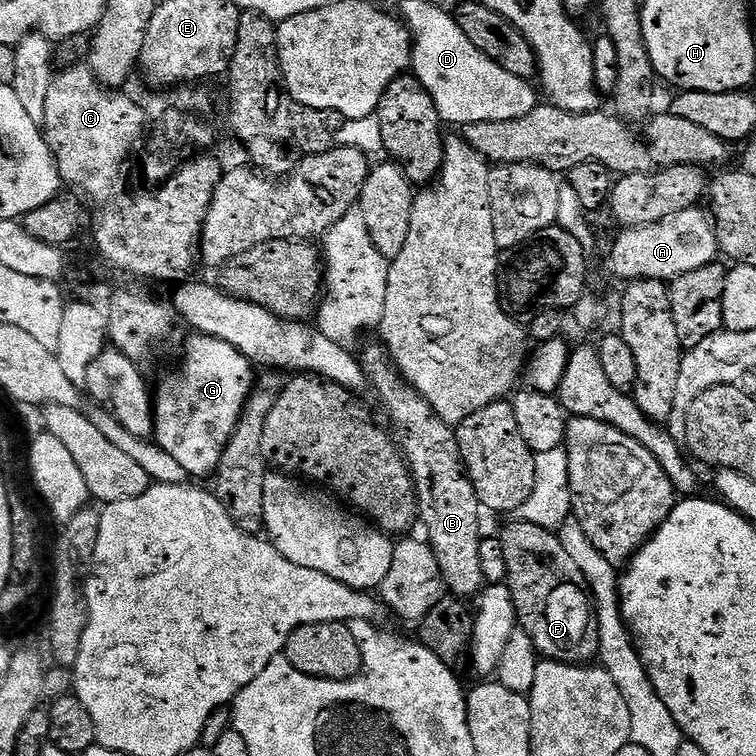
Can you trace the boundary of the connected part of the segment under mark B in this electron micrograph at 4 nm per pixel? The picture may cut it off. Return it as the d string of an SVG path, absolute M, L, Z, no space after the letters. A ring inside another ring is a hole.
M376 344L370 345L364 353L359 353L358 359L363 375L368 375L368 380L392 423L391 435L412 473L412 483L416 485L418 520L421 525L424 523L424 528L428 531L426 540L436 555L443 587L447 591L449 588L452 591L449 593L456 598L479 597L486 584L480 557L482 501L476 497L472 481L464 470L456 433L401 378L393 365L392 357L388 355L388 349Z

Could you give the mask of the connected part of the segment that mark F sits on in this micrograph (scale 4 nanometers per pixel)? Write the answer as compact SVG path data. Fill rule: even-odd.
M518 522L514 528L508 529L502 543L504 545L504 557L506 558L506 570L508 579L506 581L514 610L516 611L516 623L519 631L528 635L534 642L537 653L545 660L556 660L559 664L569 664L575 666L588 666L597 659L600 651L600 635L598 634L598 622L594 615L594 608L591 603L579 604L572 600L568 592L588 592L588 583L574 566L574 558L562 550L562 542L556 532L547 532L544 528Z

